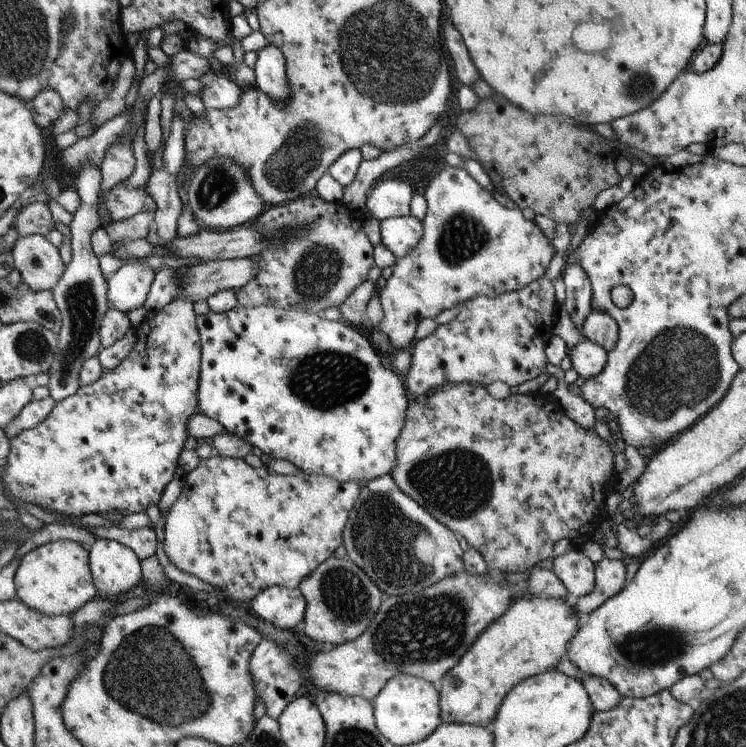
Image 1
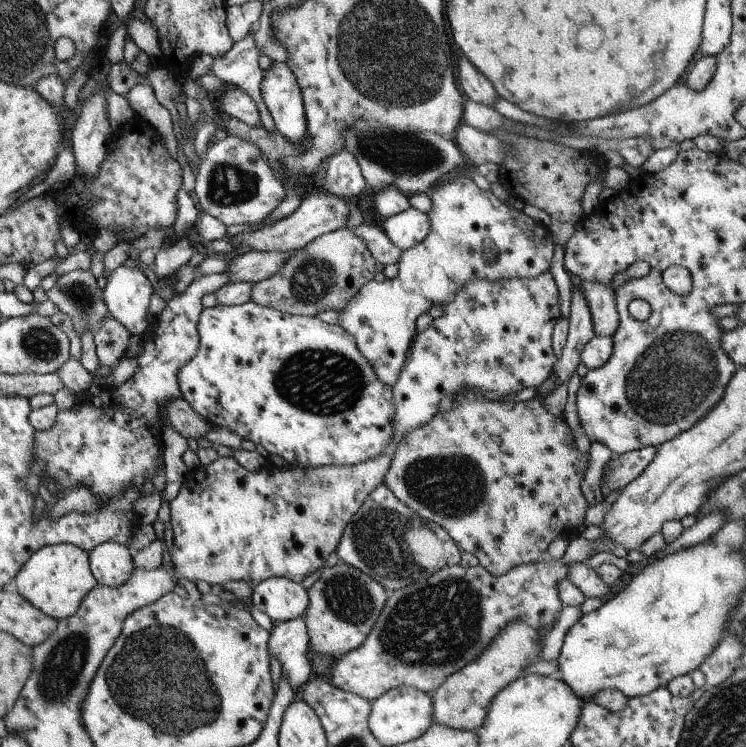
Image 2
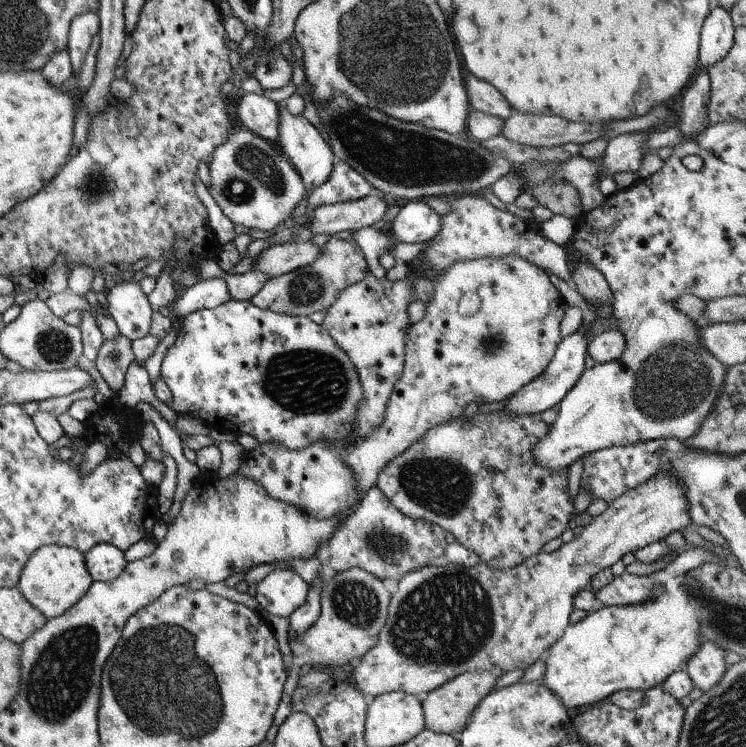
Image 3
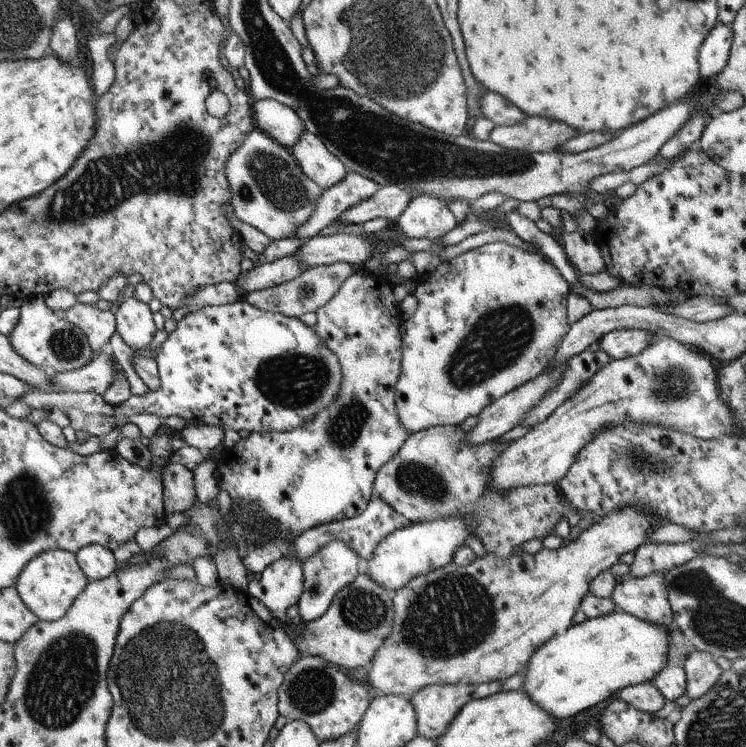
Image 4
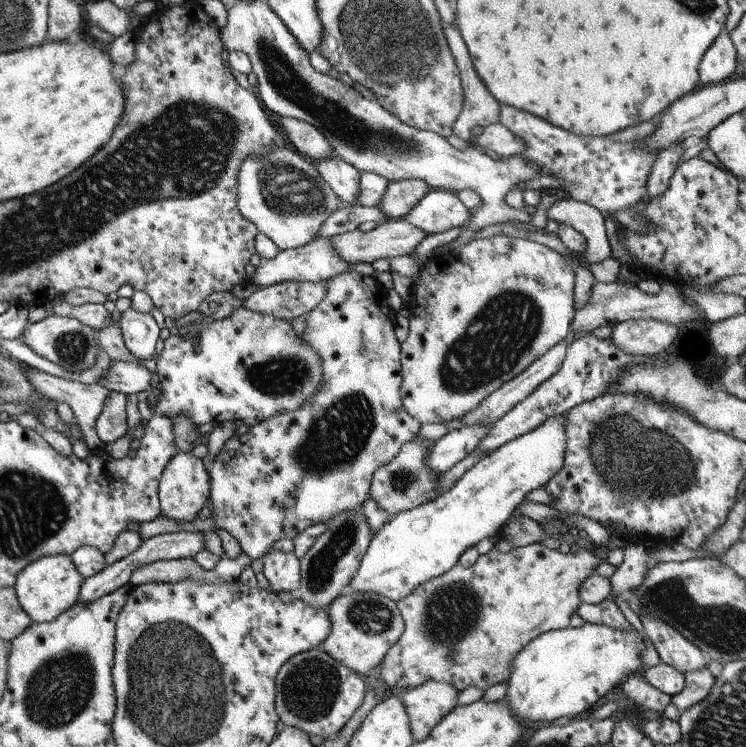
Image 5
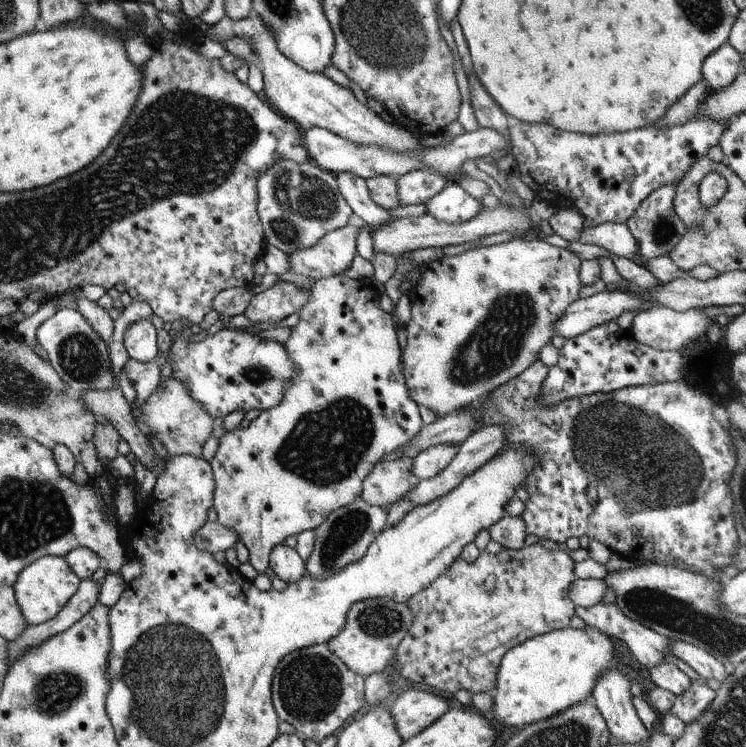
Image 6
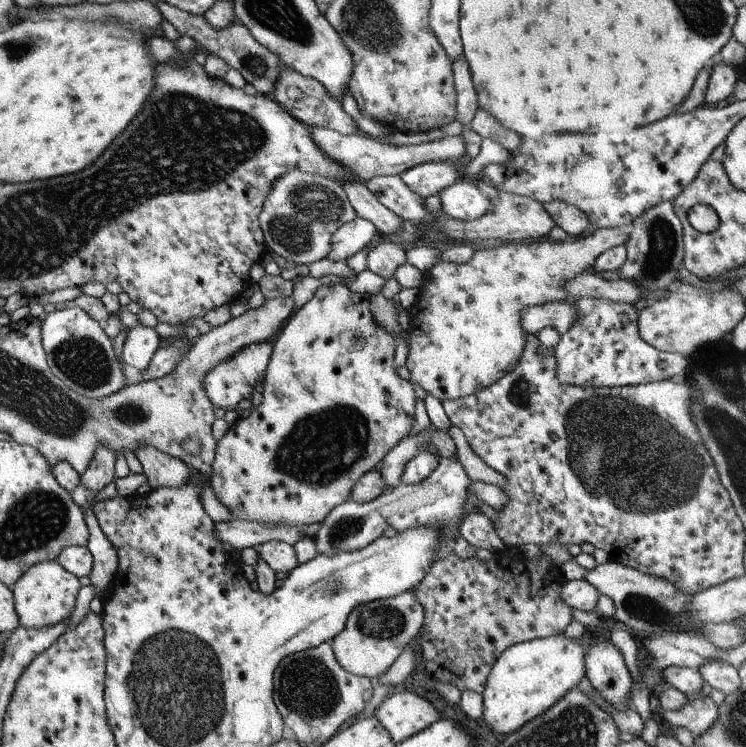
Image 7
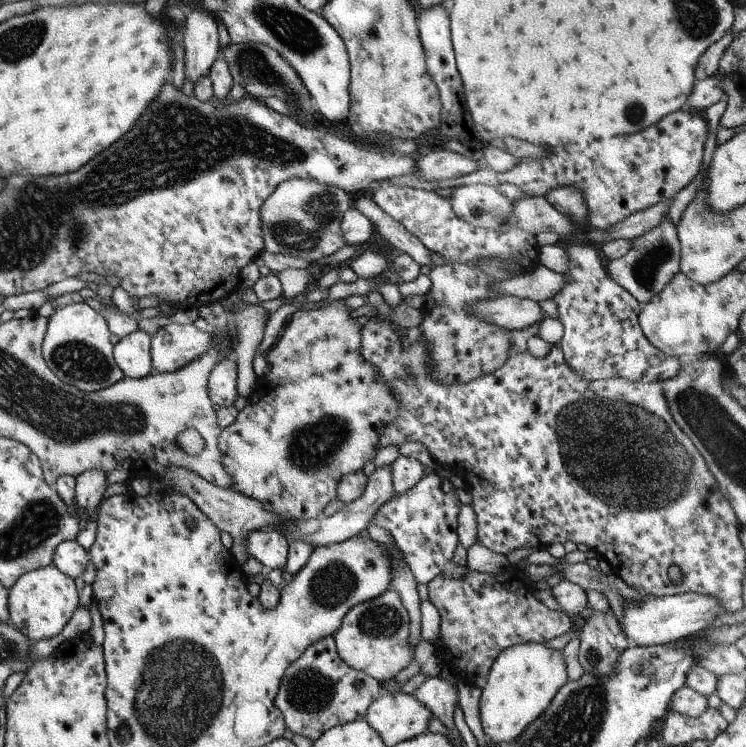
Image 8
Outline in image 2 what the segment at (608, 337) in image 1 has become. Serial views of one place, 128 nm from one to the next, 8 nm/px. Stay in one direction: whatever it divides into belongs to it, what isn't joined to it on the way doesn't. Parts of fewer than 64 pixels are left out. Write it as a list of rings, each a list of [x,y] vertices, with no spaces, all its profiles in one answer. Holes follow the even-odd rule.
[[[583,280],[578,282],[578,286],[589,310],[594,334],[611,337],[618,328],[616,301],[612,288],[595,281]]]

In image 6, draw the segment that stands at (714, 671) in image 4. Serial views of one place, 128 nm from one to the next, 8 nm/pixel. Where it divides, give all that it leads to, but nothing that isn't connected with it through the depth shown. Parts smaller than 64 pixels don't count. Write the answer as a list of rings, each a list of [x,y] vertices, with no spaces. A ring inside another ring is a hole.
[[[699,677],[697,680],[690,682],[685,692],[675,696],[668,712],[673,716],[677,716],[679,720],[683,721],[683,724],[689,724],[697,716],[701,716],[703,710],[707,710],[714,694],[715,692],[709,688],[707,682]]]

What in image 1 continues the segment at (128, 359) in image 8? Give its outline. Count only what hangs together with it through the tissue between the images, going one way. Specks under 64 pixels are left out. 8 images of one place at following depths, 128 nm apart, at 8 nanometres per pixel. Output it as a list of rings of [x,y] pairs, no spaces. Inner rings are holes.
[[[123,264],[106,281],[106,300],[117,311],[126,314],[141,307],[154,280],[152,269],[144,264]]]

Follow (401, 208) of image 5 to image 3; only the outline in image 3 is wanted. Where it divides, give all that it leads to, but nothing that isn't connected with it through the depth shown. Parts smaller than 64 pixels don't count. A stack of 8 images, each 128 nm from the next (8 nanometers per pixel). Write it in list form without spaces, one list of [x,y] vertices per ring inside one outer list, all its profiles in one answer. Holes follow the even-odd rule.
[[[378,191],[357,200],[321,204],[313,210],[309,226],[312,234],[333,235],[343,230],[370,227],[383,218],[387,204]]]

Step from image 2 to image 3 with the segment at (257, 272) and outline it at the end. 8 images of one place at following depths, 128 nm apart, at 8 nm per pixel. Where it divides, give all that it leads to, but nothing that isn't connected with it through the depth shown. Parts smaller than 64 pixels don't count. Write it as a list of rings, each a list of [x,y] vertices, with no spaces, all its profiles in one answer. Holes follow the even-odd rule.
[[[309,240],[268,246],[252,258],[251,272],[263,272],[269,278],[290,273],[304,265],[312,264],[315,258],[320,256],[319,248],[320,246]]]

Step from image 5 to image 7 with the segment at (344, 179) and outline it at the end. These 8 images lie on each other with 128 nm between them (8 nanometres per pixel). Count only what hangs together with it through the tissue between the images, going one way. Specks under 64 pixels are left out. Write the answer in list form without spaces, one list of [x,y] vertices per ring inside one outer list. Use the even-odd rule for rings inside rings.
[[[348,179],[340,184],[357,217],[368,220],[376,232],[391,236],[401,230],[401,219],[387,210],[365,184],[357,179]]]

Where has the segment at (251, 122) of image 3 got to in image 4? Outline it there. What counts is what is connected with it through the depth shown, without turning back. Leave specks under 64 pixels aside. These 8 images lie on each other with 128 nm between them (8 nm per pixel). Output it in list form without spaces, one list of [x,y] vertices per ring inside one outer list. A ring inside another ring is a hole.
[[[252,100],[251,112],[254,126],[286,149],[295,146],[303,134],[300,118],[277,100]]]

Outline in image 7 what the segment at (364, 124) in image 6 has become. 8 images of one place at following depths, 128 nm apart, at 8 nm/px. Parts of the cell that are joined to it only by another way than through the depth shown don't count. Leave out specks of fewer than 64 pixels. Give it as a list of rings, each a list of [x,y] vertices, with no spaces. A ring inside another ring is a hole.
[[[284,65],[280,66],[270,97],[295,120],[308,128],[331,129],[342,135],[361,134],[361,130],[355,126],[351,117],[342,110],[339,100],[333,100],[331,96],[327,96],[325,88],[317,80],[313,80],[311,77],[305,78],[299,72],[295,72],[293,68]]]

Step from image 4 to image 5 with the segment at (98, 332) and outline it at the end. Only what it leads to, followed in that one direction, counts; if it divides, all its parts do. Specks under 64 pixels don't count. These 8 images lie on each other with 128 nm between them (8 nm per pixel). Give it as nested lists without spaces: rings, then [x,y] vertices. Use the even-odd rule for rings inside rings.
[[[61,302],[57,306],[47,306],[49,314],[65,316],[67,318],[75,318],[91,328],[91,330],[99,330],[103,326],[113,324],[110,314],[105,310],[102,304],[84,303],[81,305],[72,306],[68,303]]]

